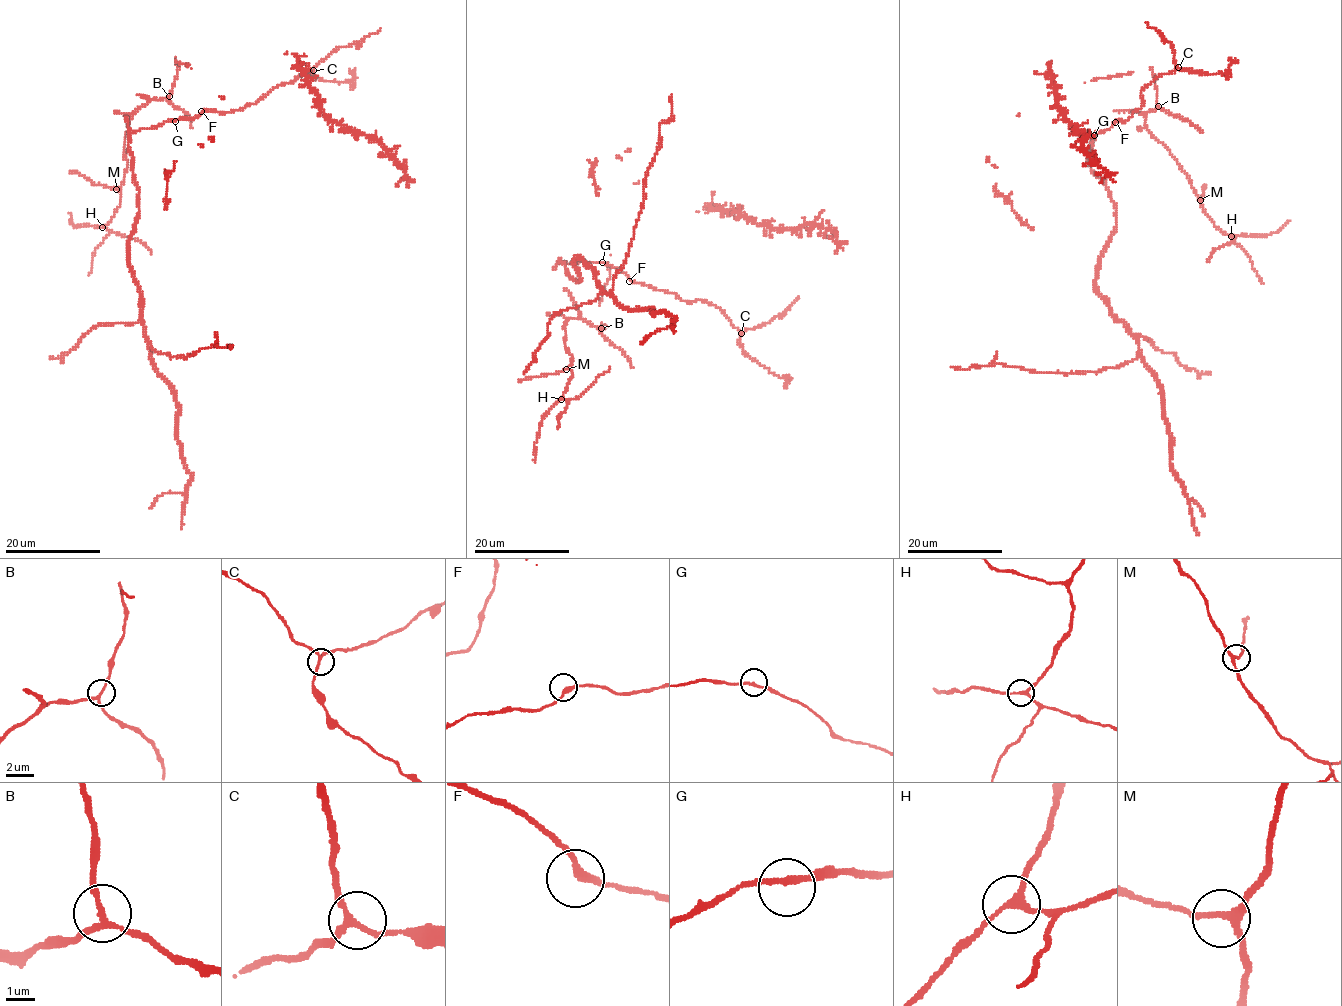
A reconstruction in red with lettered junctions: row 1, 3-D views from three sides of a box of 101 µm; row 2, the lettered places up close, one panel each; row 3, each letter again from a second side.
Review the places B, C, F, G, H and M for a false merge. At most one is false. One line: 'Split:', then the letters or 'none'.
Split: none

